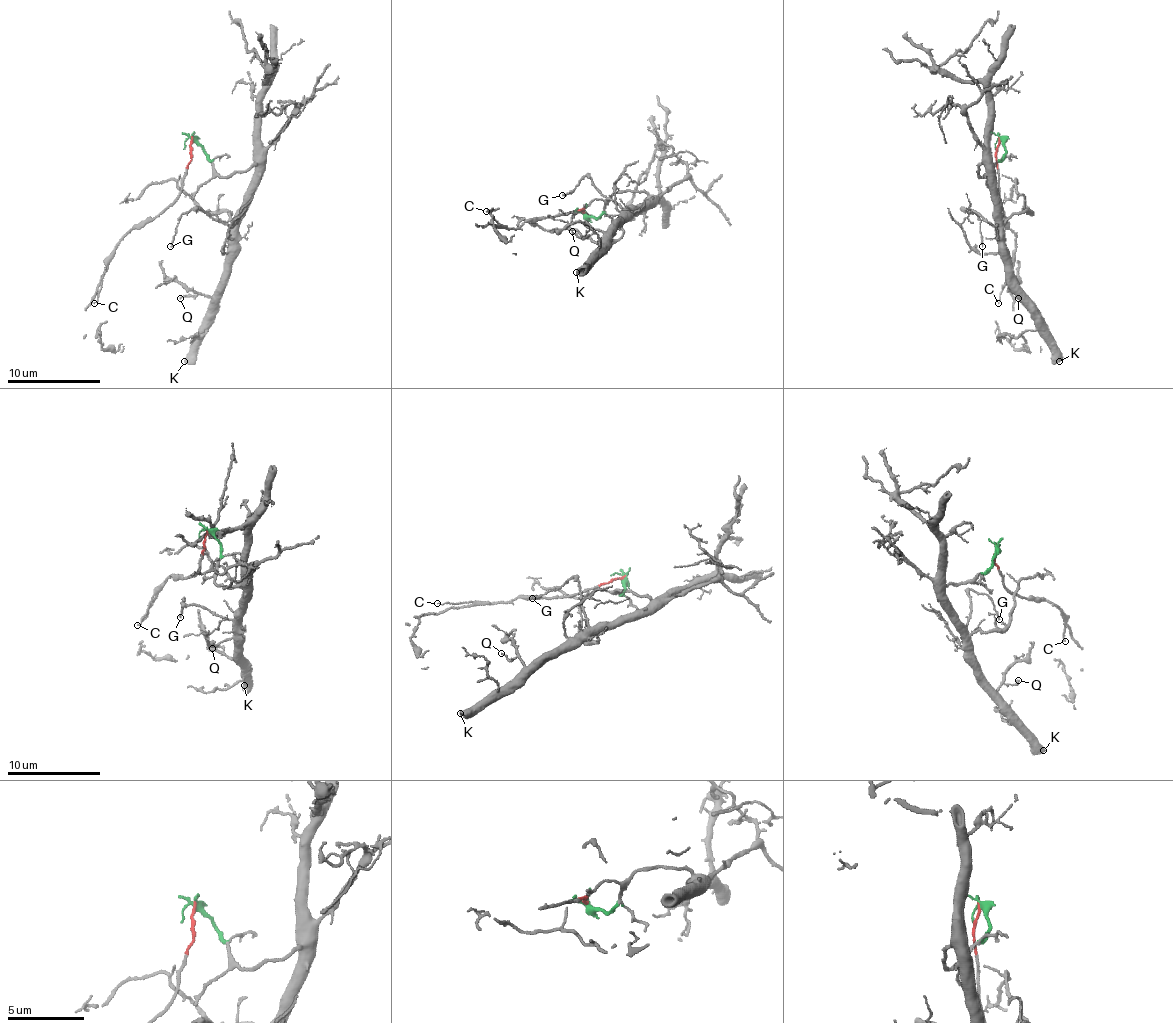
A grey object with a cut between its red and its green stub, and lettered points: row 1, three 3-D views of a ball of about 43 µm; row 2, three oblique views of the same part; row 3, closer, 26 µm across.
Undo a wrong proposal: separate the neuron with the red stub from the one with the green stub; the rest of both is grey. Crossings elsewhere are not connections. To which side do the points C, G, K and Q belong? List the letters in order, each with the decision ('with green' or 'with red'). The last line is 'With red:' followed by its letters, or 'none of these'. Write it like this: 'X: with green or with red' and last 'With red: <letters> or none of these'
C: with red
G: with green
K: with green
Q: with green
With red: C

